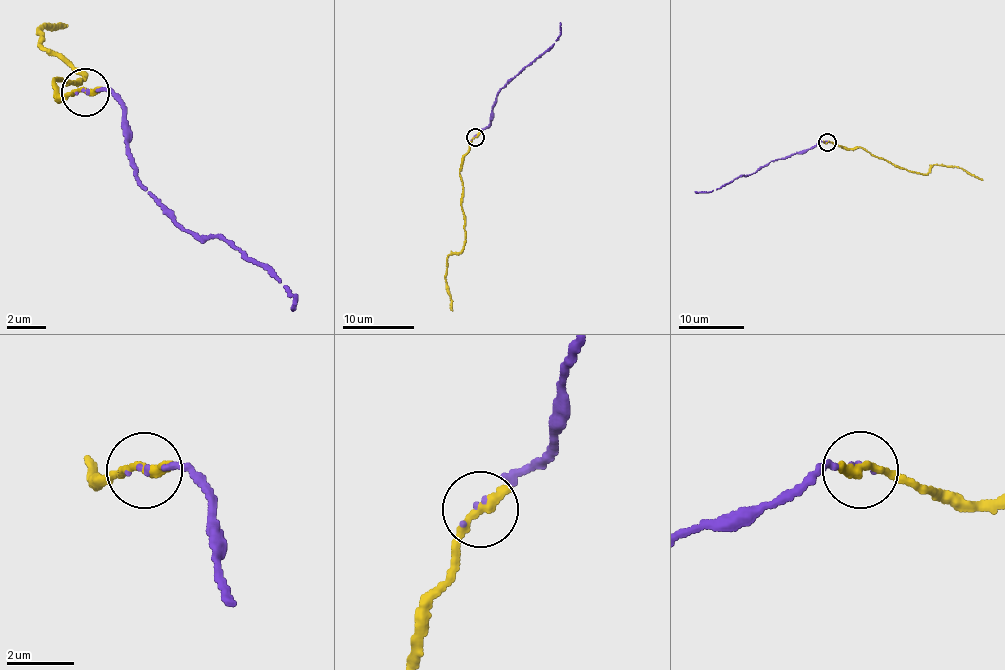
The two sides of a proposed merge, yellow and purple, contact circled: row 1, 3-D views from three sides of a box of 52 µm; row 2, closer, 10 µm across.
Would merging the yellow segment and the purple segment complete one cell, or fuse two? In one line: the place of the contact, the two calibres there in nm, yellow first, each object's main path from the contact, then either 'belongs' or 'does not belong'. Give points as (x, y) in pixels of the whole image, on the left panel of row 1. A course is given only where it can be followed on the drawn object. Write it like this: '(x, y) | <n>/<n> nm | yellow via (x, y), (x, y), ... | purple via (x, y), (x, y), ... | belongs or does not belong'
(85, 92) | 360/130 nm | yellow via (84, 92), (55, 97), (53, 76), (79, 82), (83, 76), (39, 45), (38, 29), (68, 26) | purple via (84, 88), (120, 103), (141, 187), (180, 226), (234, 246), (295, 297), (293, 307) | does not belong

